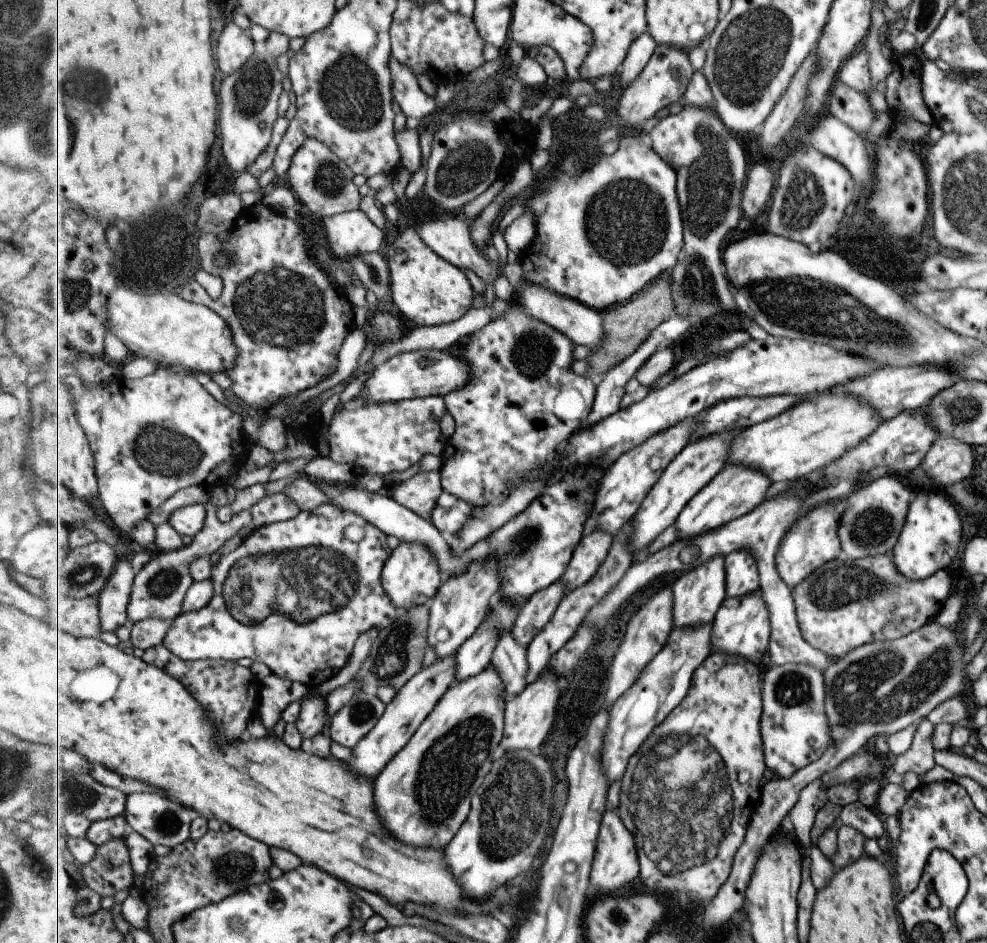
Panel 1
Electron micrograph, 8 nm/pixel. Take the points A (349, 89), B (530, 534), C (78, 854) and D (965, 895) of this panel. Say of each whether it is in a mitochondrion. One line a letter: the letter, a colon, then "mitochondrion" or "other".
A: mitochondrion
B: mitochondrion
C: other
D: other

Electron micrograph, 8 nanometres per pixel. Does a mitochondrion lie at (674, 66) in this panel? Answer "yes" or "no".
no

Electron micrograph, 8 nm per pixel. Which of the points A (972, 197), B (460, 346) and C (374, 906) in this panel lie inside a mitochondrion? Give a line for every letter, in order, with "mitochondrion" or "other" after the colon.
A: mitochondrion
B: other
C: other

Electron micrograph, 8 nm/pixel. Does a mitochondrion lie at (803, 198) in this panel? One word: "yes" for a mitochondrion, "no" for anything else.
yes

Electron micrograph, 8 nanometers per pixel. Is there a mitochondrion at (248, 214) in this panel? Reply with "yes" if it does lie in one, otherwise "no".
no

